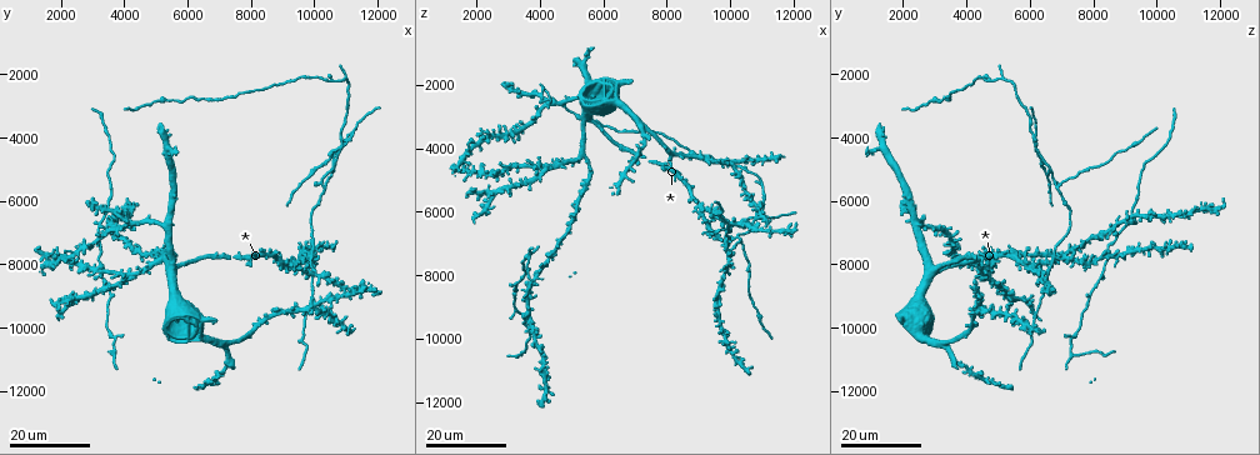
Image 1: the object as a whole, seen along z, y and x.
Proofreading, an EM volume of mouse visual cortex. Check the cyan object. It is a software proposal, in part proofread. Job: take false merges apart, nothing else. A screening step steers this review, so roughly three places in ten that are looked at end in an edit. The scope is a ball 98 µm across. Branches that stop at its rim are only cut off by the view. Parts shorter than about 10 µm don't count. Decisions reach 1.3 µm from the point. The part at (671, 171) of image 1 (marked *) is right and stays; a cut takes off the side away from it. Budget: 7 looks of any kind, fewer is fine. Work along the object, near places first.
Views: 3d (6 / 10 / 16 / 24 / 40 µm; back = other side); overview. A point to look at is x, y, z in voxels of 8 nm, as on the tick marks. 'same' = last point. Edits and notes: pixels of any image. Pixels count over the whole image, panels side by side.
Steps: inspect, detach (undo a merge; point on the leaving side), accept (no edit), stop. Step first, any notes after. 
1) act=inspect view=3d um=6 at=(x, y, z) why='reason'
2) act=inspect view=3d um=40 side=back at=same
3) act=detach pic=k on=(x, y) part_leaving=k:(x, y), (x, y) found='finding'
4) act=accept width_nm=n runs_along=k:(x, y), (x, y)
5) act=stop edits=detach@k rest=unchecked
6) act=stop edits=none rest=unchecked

act=inspect view=3d um=16 at=(10000, 7800, 6700) why='three arms meet'

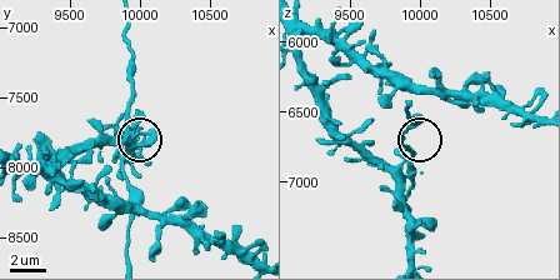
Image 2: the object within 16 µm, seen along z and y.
act=inspect view=3d um=10 at=(9900, 7760, 6760) why='zoom in'

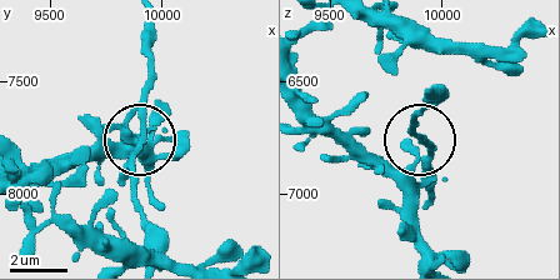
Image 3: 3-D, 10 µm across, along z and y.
act=accept width_nm=210 found='continuous, no second neuron'

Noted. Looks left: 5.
act=inspect view=3d um=16 at=(10700, 4300, 6200) why='four-way junction'

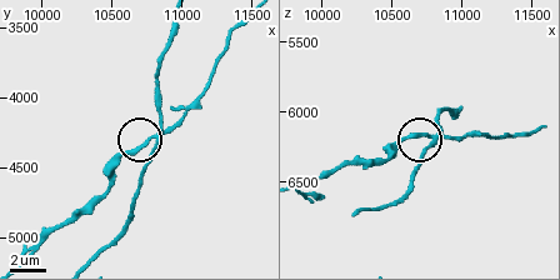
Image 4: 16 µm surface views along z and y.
act=inspect view=3d um=6 at=(10740, 4300, 6160)

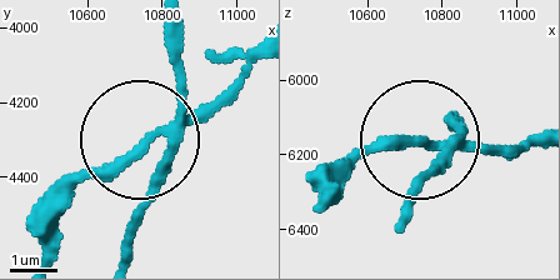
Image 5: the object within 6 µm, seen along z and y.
act=inspect view=3d um=6 side=back at=(10760, 4310, 6170)

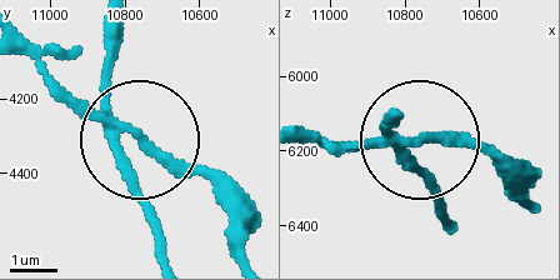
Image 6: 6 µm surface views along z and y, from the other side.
act=detach pic=6 on=(164, 165) width_nm=220 found='a second neuron is stuck on'

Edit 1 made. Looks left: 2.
act=inspect view=3d um=16 at=(3400, 6500, 9100) why='three arms meet'

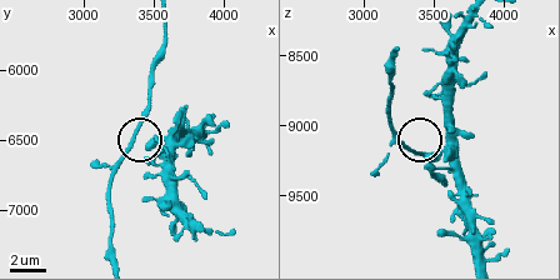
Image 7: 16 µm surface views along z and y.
act=inspect view=3d um=10 at=(3360, 6480, 9160)

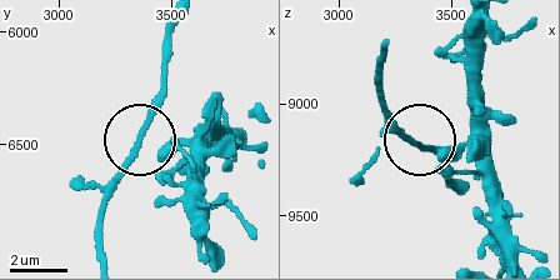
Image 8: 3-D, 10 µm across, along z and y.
act=accept side_arm_um=36 found='continuous, no second neuron'

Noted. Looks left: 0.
act=stop edits=detach@6 rest=unchecked

